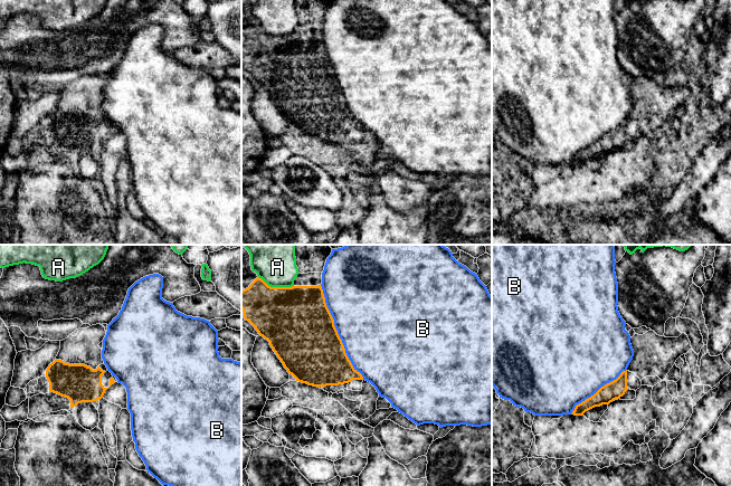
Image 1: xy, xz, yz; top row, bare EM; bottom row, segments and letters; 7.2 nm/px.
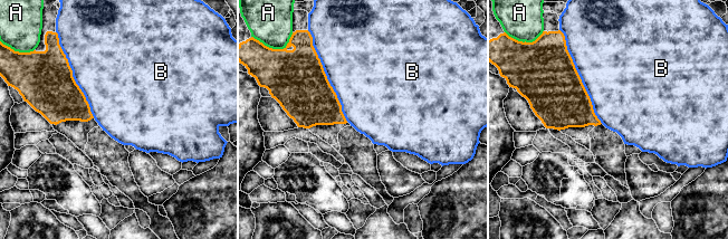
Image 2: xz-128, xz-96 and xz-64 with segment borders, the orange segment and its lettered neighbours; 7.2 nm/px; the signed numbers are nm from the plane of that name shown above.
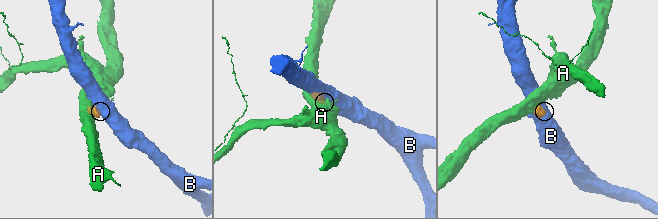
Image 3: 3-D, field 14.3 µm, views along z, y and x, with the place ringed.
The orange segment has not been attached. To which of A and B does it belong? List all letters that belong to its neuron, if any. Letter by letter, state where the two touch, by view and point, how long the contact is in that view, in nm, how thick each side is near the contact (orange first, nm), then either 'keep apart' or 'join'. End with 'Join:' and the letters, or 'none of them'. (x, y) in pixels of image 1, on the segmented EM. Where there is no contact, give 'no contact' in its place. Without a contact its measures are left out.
A: xz (276, 287) | 260 nm | 460/320 nm | keep apart
B: xz (336, 332) | 750 nm | 480/500 nm | keep apart
Join: none of them

